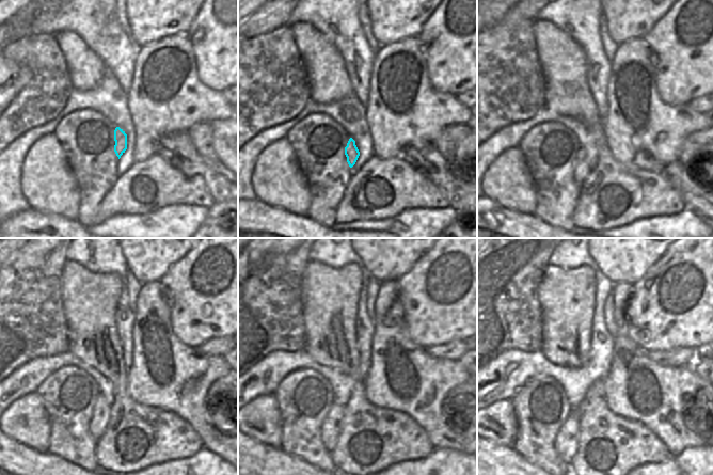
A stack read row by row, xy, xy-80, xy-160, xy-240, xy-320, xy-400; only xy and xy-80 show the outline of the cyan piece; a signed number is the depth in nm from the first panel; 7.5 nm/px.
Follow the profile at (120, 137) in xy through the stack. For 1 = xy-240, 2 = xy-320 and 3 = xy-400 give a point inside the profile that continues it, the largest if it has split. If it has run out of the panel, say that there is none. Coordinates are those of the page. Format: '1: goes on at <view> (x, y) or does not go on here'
1: goes on at xy-240 (100, 416)
2: goes on at xy-320 (331, 429)
3: goes on at xy-400 (566, 444)

